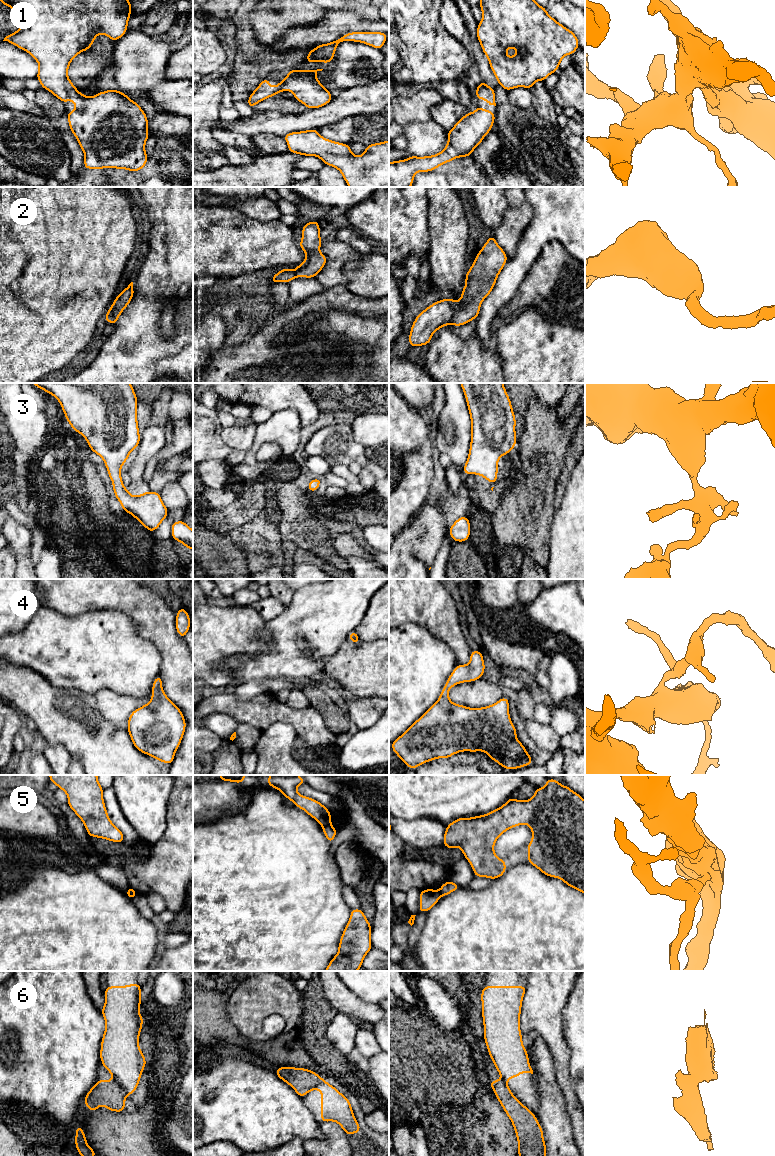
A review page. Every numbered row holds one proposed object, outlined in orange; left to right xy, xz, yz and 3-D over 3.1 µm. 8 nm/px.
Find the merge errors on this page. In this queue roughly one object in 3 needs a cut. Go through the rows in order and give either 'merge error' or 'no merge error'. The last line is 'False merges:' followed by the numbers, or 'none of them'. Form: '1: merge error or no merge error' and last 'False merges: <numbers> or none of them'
1: no merge error
2: no merge error
3: no merge error
4: no merge error
5: merge error
6: merge error
False merges: 5, 6

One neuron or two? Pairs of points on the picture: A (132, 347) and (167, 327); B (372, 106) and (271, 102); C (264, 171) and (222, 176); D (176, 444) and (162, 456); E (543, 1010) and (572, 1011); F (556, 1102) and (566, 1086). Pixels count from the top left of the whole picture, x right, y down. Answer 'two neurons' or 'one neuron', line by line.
A: two neurons
B: two neurons
C: one neuron
D: one neuron
E: two neurons
F: two neurons

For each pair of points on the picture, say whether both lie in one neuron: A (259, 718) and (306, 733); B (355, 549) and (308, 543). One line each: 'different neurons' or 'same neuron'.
A: same neuron
B: different neurons

